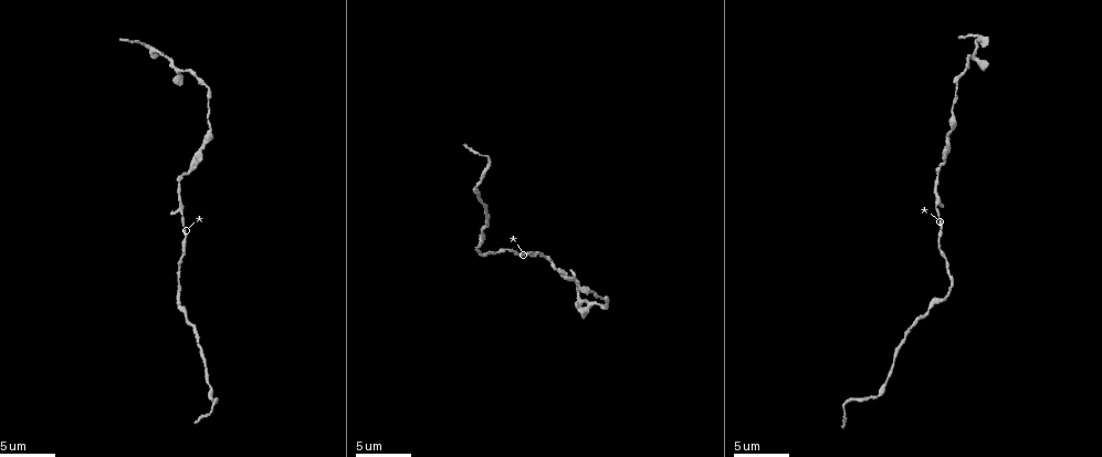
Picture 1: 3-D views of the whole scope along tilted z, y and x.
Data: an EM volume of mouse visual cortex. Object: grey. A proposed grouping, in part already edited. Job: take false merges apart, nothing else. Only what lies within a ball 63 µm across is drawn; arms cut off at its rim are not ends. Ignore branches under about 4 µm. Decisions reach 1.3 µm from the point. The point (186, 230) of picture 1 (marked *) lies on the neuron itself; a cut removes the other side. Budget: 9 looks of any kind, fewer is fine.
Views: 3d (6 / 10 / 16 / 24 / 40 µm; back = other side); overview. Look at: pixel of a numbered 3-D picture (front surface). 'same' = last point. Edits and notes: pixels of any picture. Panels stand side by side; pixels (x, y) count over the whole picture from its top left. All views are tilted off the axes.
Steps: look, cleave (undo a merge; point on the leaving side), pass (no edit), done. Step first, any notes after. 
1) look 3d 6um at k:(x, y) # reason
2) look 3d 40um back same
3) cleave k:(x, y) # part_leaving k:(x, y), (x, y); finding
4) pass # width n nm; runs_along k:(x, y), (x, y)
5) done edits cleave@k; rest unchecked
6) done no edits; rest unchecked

look 3d 10um at 1:(479, 197) # thick turns thin

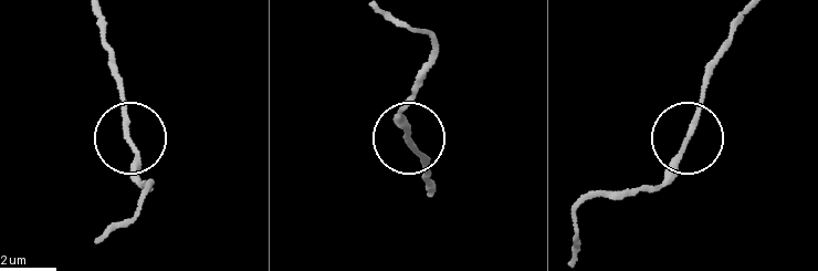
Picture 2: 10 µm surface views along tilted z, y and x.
pass # runs_along 2:(426, 191), (421, 158), (399, 126), (404, 105); continuous, no second neuron

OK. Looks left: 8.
look 3d 16um at 1:(949, 288) # sudden change in width

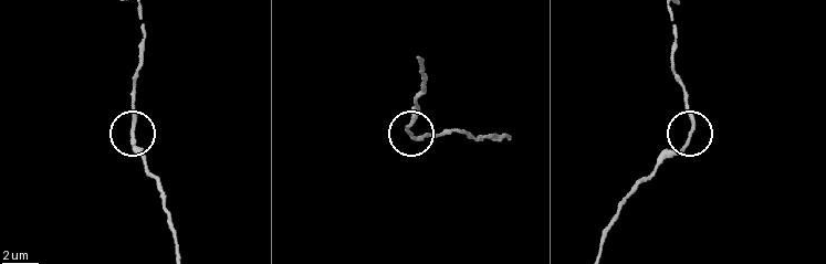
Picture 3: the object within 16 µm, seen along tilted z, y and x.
pass # runs_along 3:(481, 138), (449, 133), (425, 138), (410, 134), (417, 107); one neuron here

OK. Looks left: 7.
look 3d 6um at 1:(978, 45)

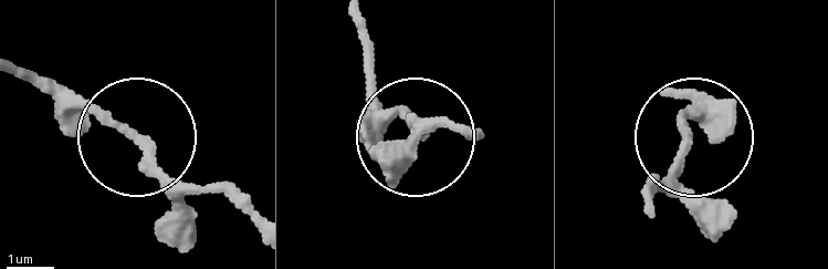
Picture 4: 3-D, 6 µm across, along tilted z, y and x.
pass # one neuron here

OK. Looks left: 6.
look 3d 6um at 1:(592, 290) # thick turns thin

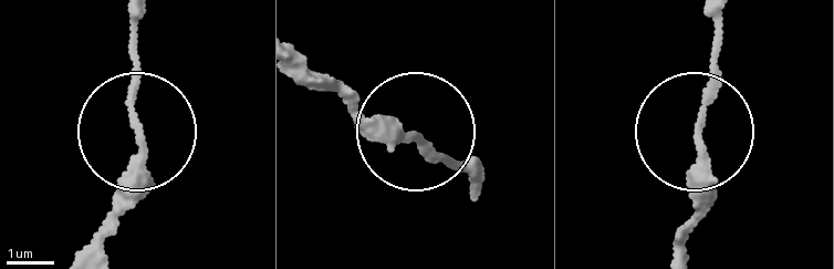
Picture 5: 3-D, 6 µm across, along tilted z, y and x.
pass # width 200 nm; runs_along 5:(676, 247), (712, 88), (712, 17); continuous, no second neuron

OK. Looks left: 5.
done no edits; rest unchecked

